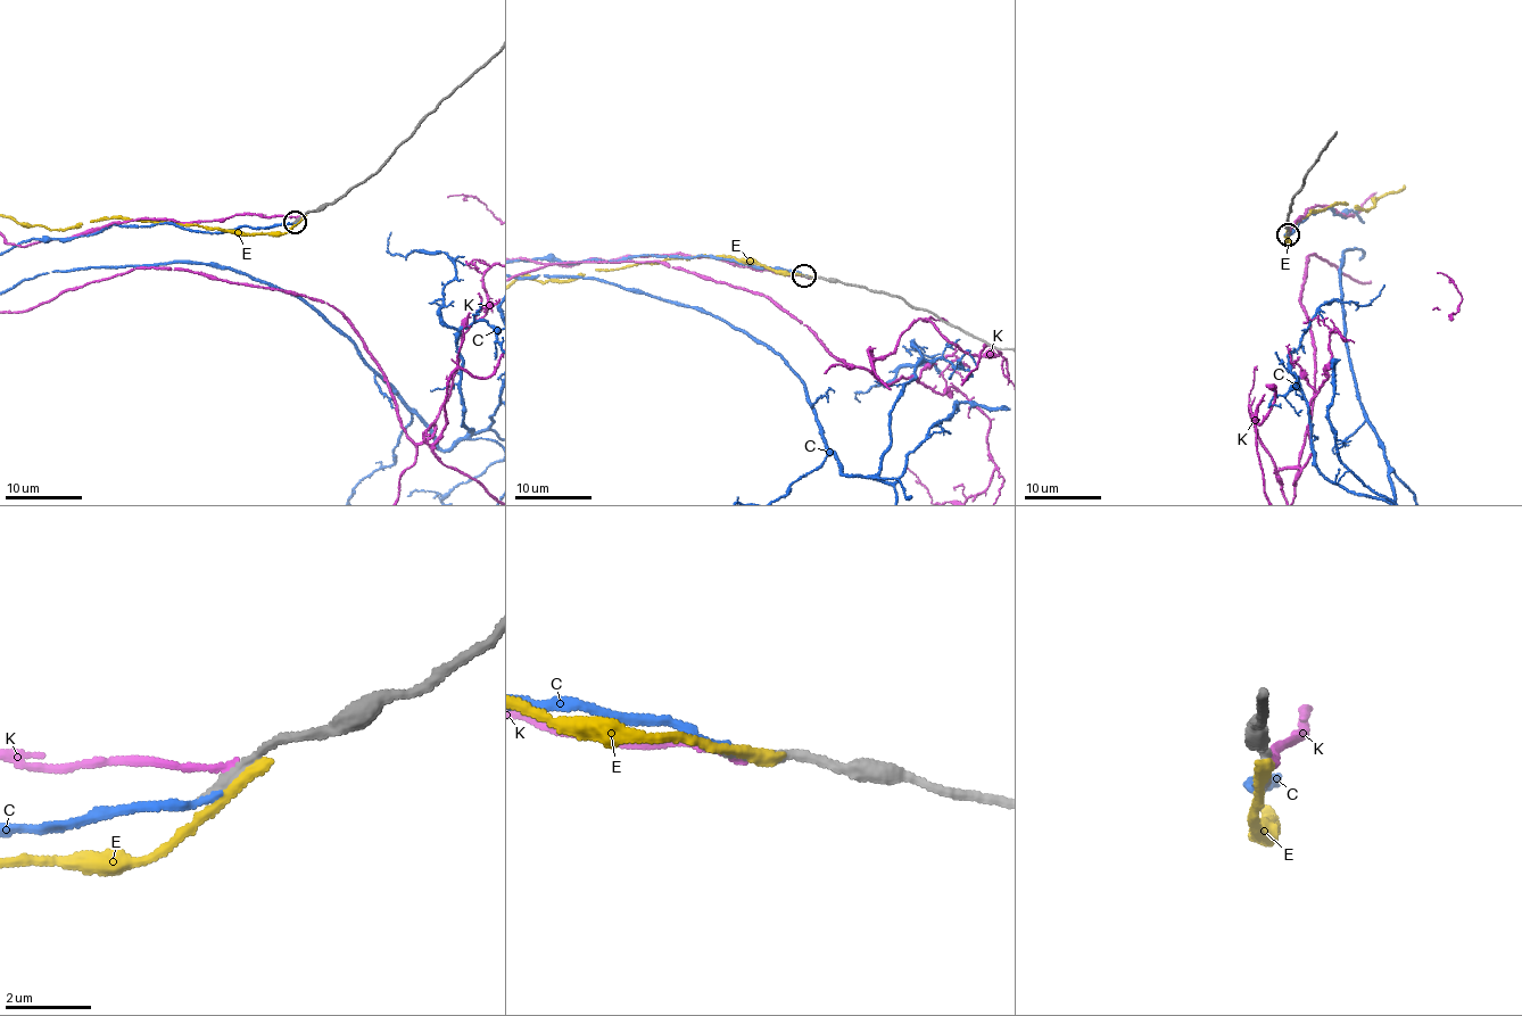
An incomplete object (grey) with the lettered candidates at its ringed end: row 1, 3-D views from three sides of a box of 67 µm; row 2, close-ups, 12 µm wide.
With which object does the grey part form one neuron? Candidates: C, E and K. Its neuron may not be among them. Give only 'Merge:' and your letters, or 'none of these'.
Merge: C

